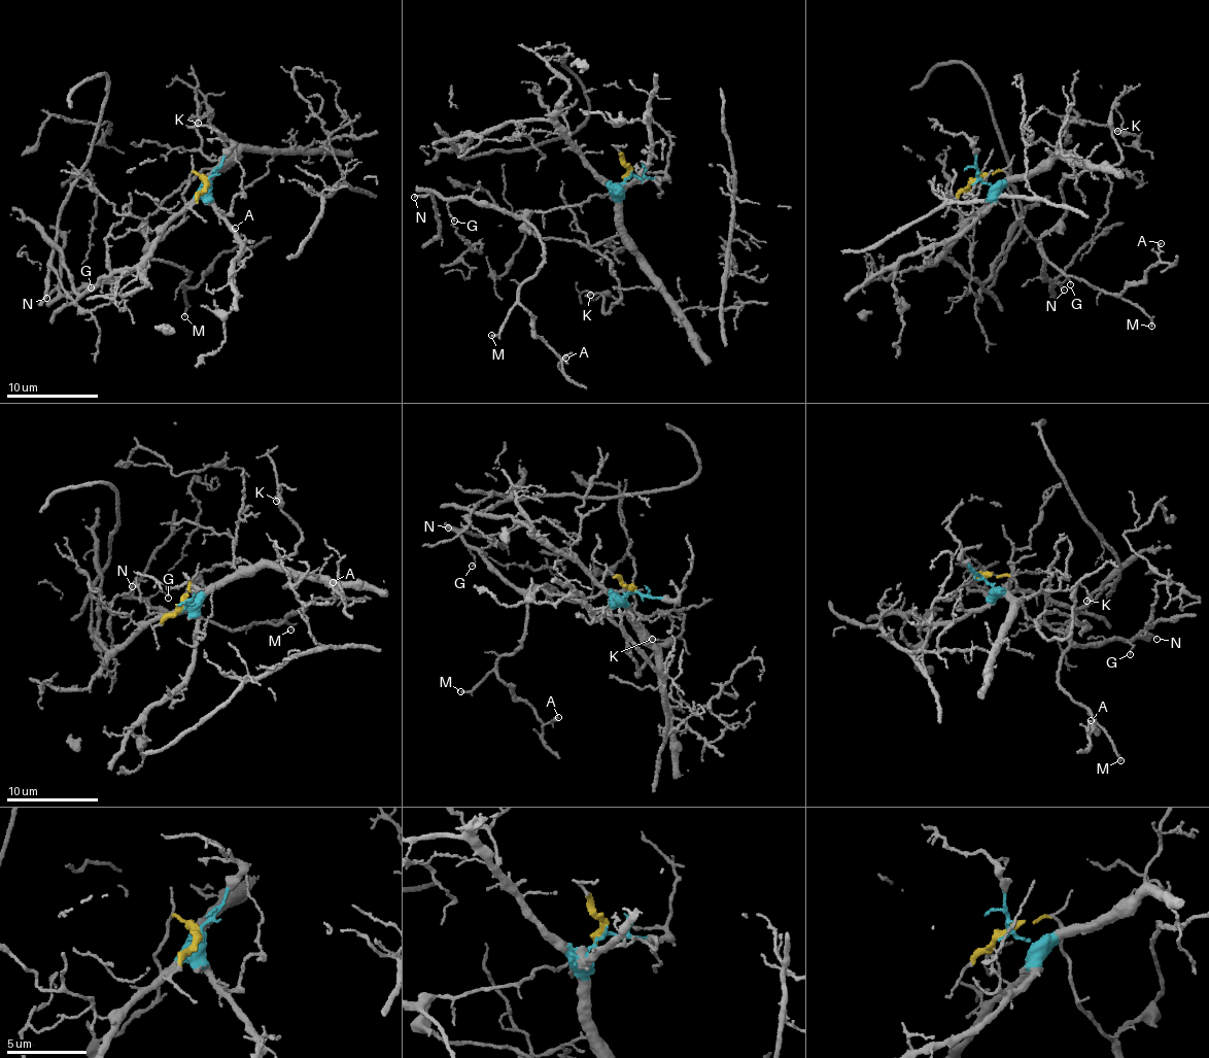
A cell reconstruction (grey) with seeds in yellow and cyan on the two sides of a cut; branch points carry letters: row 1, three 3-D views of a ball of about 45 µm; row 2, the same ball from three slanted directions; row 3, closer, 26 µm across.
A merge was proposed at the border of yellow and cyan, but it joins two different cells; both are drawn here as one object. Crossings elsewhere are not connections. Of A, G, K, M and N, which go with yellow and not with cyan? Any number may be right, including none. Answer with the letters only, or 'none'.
A, G, K, M, N

